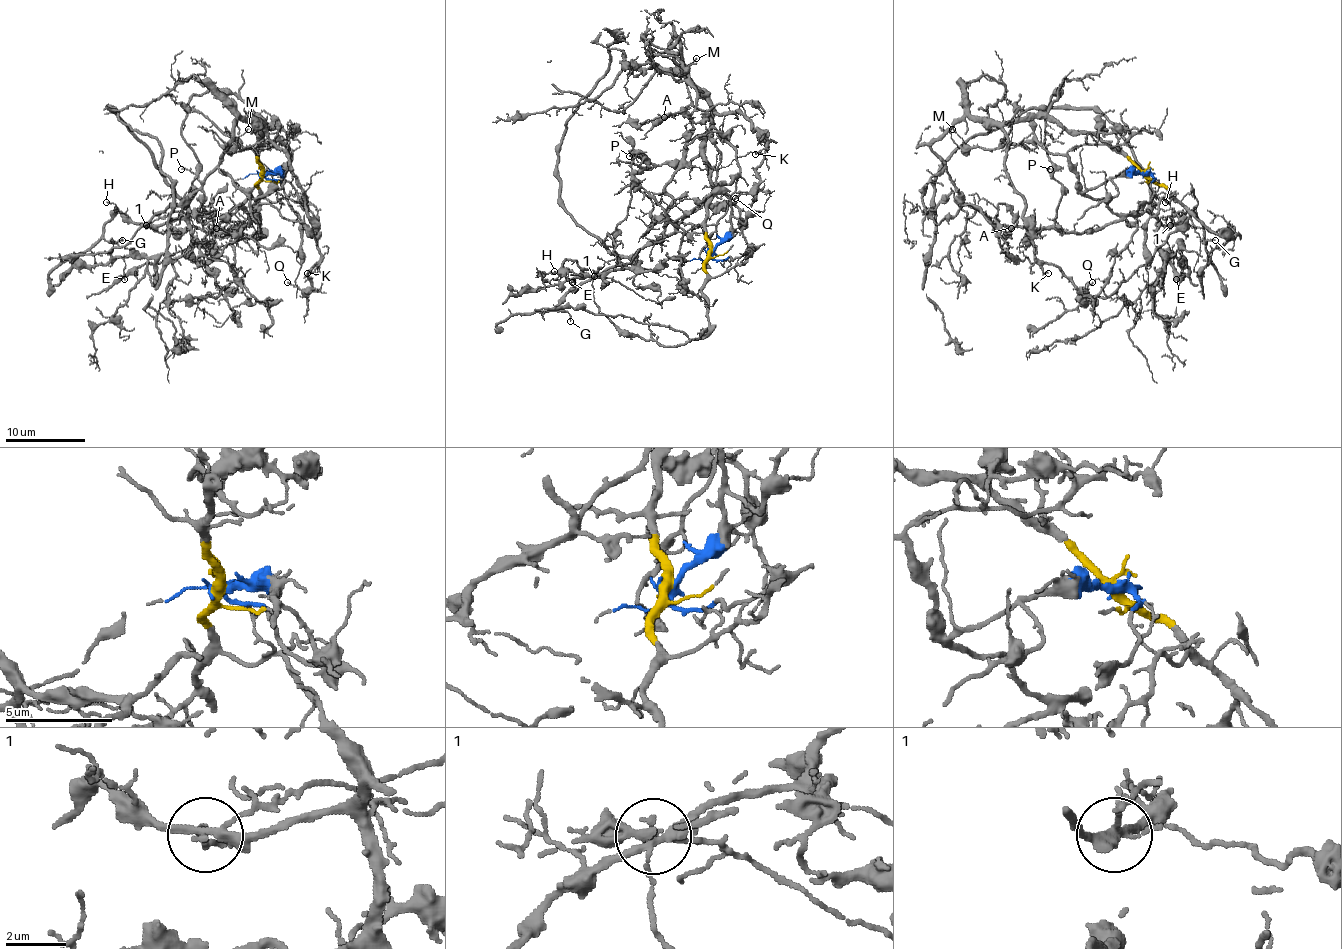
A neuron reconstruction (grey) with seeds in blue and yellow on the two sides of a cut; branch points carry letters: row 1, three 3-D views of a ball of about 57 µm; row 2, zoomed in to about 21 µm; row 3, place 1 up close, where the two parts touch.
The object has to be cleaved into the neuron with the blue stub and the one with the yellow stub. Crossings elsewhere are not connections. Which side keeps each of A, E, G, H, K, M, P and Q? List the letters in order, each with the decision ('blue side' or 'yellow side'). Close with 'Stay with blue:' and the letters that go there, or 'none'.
A: blue side
E: blue side
G: blue side
H: blue side
K: yellow side
M: blue side
P: yellow side
Q: yellow side
Stay with blue: A, E, G, H, M

